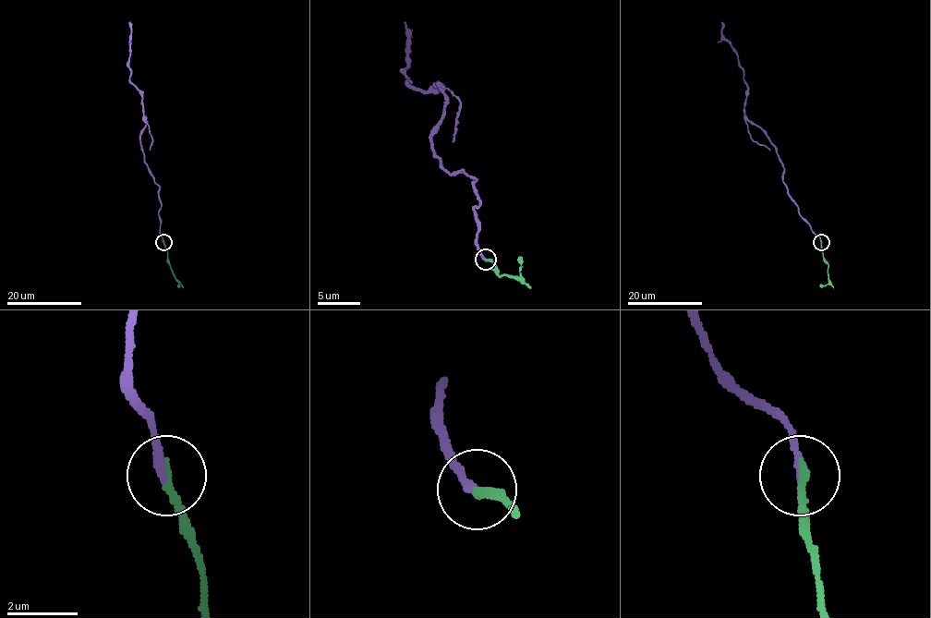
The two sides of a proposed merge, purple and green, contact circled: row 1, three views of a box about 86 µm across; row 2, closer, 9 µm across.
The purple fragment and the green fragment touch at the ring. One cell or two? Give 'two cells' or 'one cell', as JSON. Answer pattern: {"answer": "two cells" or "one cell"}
{"answer": "one cell"}

